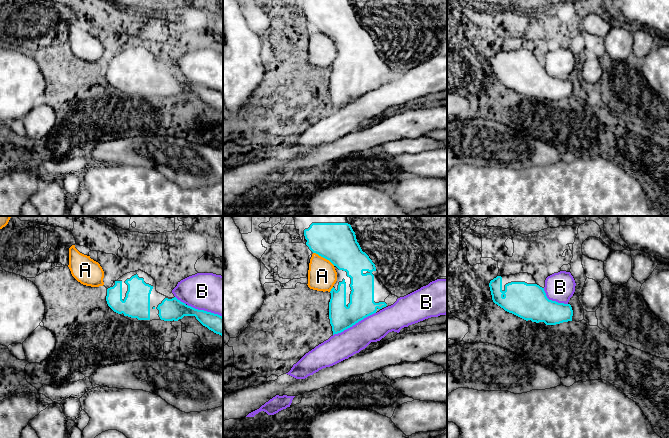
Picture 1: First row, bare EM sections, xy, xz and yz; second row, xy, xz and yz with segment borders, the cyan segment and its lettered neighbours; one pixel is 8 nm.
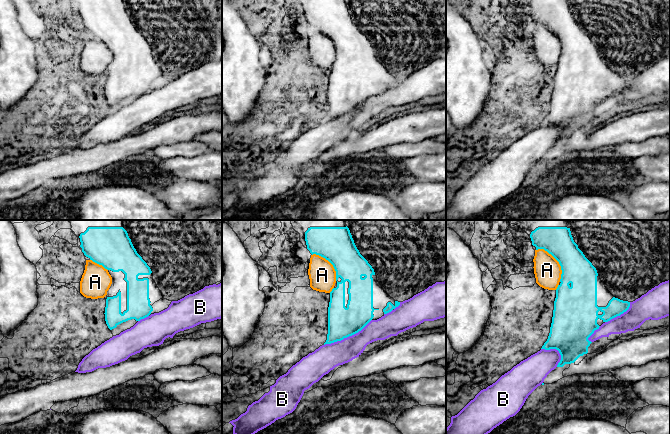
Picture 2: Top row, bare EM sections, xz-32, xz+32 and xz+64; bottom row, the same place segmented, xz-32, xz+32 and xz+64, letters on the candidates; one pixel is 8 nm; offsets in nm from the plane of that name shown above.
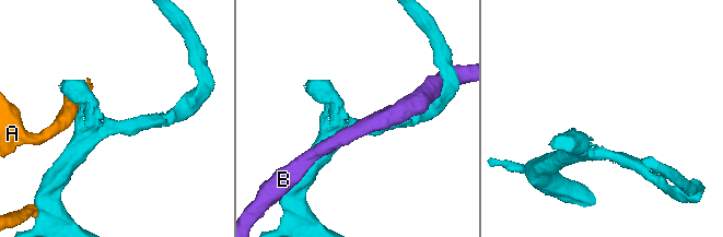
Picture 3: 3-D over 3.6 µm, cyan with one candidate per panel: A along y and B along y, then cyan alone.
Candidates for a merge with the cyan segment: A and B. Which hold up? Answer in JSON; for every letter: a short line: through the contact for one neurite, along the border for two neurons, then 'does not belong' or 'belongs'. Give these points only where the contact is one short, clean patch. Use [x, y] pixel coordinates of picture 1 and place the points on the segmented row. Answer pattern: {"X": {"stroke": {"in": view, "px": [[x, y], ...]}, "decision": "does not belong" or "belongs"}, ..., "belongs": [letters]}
{"A": {"decision": "does not belong"}, "B": {"decision": "does not belong"}, "belongs": []}

